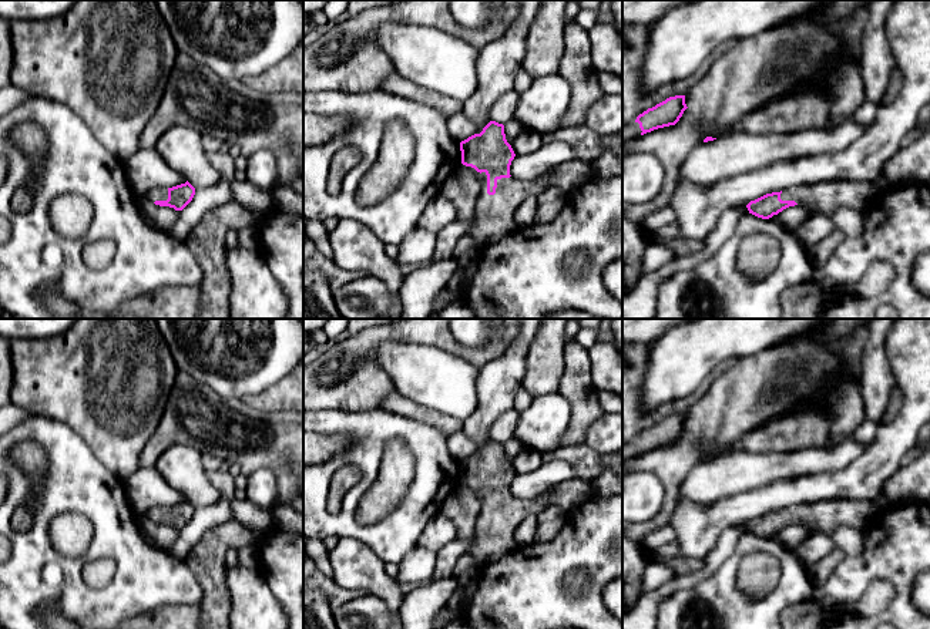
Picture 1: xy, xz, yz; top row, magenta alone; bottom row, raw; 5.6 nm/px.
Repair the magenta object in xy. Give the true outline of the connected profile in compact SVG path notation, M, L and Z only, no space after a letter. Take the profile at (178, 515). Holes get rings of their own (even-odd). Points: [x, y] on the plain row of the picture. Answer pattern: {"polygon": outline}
{"polygon": "M187 500L172 507L151 508L147 515L160 525L169 525L182 529L194 517L195 507Z"}

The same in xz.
{"polygon": "M490 440L480 453L474 453L460 461L461 482L473 487L480 497L480 512L474 525L474 544L469 554L473 558L474 566L484 566L496 562L507 554L516 551L518 544L514 538L517 527L528 517L537 515L548 507L545 500L553 488L545 490L534 501L516 498L510 494L510 484L516 472L506 458L504 444Z"}

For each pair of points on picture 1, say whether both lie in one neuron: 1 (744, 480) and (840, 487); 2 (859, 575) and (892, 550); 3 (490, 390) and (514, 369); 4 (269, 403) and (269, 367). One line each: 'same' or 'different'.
1: different
2: same
3: same
4: different

